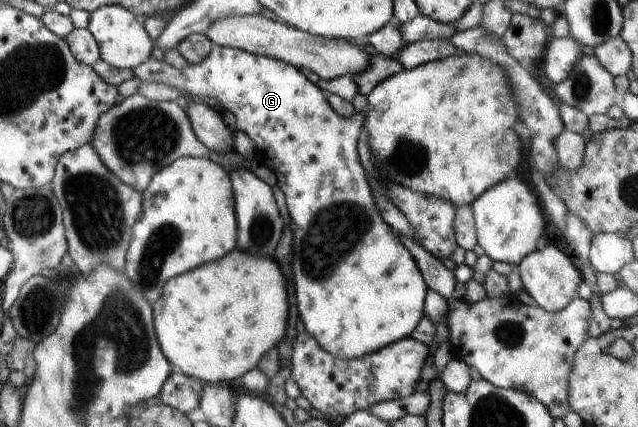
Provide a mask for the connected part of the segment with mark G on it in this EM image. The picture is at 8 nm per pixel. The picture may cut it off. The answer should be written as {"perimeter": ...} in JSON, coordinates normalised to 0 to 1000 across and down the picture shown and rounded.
{"perimeter":[[[335,105],[328,131],[320,136],[318,145],[310,152],[296,152],[285,166],[265,155],[259,143],[251,145],[238,131],[230,138],[230,145],[210,159],[210,178],[219,183],[223,192],[270,201],[284,215],[301,220],[306,234],[315,237],[321,225],[340,230],[346,239],[350,258],[364,262],[368,269],[370,304],[384,309],[401,335],[404,368],[412,382],[417,382],[417,389],[434,415],[434,431],[447,454],[450,496],[455,506],[453,515],[459,515],[459,525],[462,525],[462,534],[459,534],[459,618],[456,623],[459,623],[459,642],[462,642],[459,660],[462,660],[462,698],[466,698],[466,721],[469,721],[469,759],[475,763],[476,778],[484,780],[506,820],[533,841],[558,841],[577,827],[591,824],[624,796],[644,789],[644,780],[665,742],[665,703],[672,674],[666,665],[650,618],[650,607],[644,600],[641,585],[625,567],[619,541],[591,496],[586,464],[580,452],[582,440],[575,426],[575,412],[572,412],[574,400],[569,396],[560,358],[560,326],[572,286],[569,262],[560,262],[550,276],[536,276],[516,246],[516,239],[506,225],[506,213],[494,194],[486,192],[464,155],[425,133],[398,129],[375,115],[343,105]]]}

